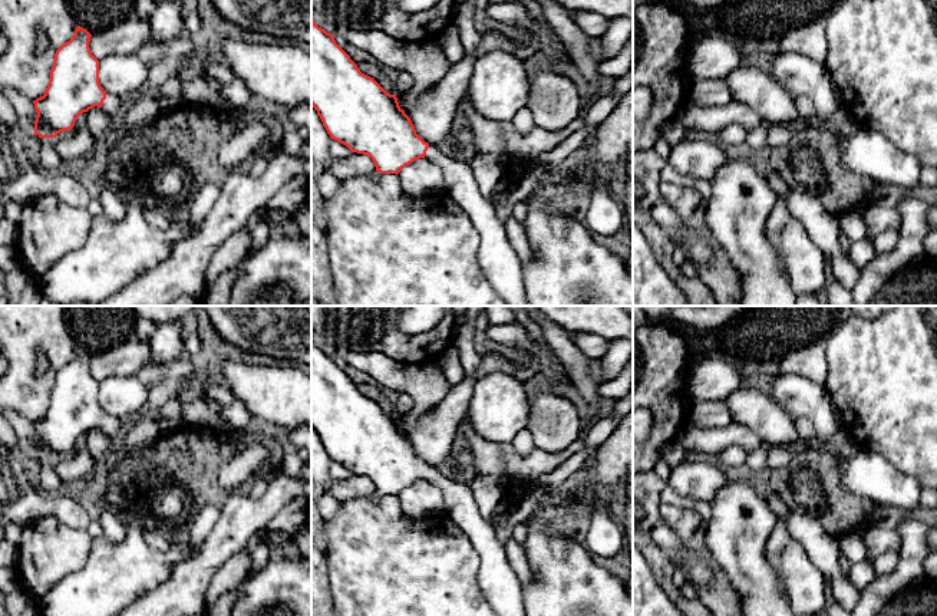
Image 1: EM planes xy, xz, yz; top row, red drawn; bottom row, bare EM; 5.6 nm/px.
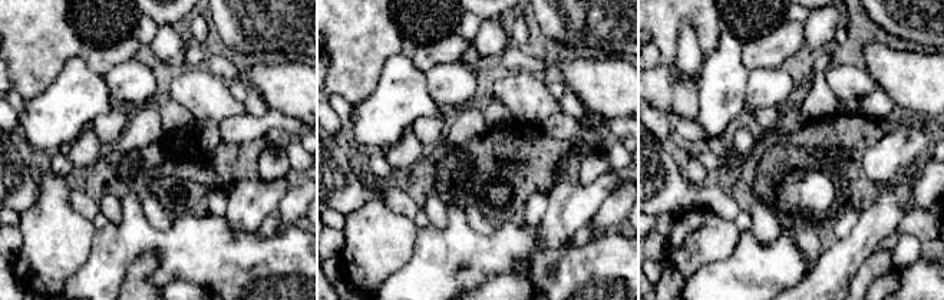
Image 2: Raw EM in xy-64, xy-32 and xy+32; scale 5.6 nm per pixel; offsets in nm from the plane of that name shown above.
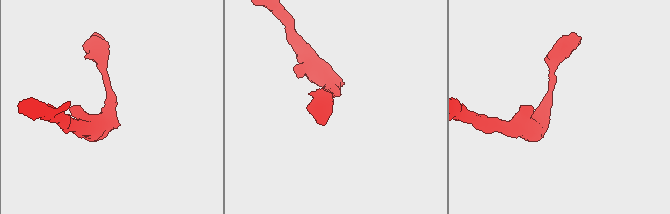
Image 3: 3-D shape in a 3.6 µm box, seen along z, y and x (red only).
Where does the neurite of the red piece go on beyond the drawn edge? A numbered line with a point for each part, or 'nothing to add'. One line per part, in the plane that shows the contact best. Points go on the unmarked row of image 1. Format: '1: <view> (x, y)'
1: xy (115, 427)

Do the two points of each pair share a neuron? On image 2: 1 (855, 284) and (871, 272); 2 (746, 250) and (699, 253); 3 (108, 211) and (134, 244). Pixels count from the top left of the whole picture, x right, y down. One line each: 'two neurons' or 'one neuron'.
1: one neuron
2: two neurons
3: two neurons

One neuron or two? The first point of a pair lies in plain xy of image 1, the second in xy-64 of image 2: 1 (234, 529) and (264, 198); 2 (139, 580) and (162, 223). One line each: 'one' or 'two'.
1: one
2: two

